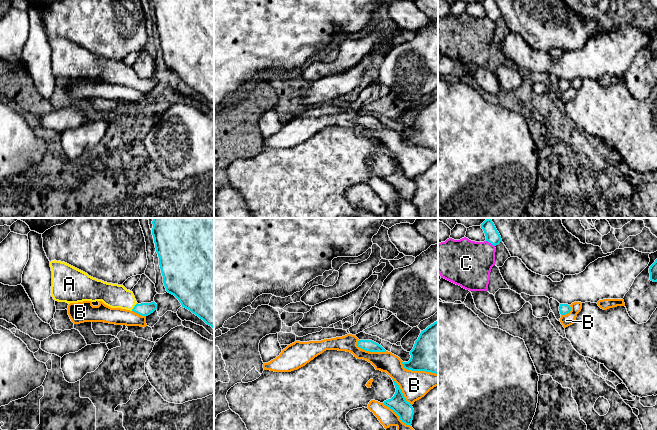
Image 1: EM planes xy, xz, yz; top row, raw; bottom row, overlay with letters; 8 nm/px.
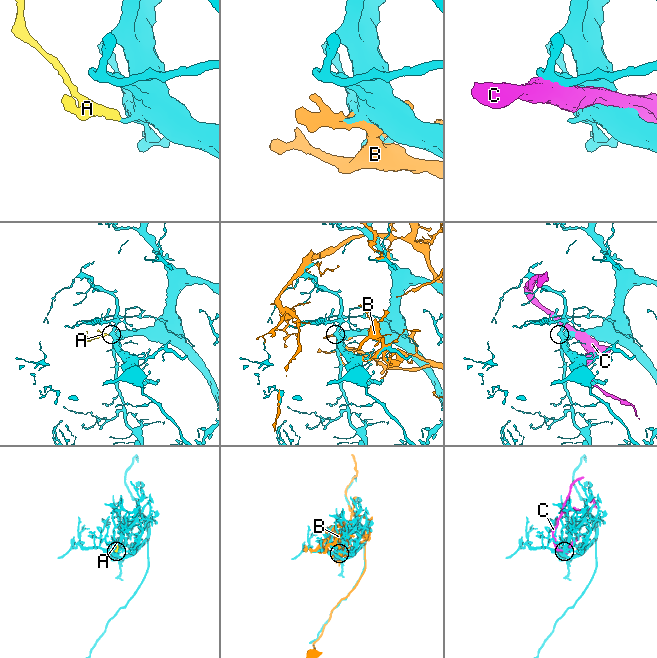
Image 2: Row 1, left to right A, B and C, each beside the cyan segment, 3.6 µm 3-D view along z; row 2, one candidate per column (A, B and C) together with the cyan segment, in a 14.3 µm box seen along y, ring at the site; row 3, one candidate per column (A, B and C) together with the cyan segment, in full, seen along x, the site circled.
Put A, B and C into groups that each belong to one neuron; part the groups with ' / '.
A / B / C

